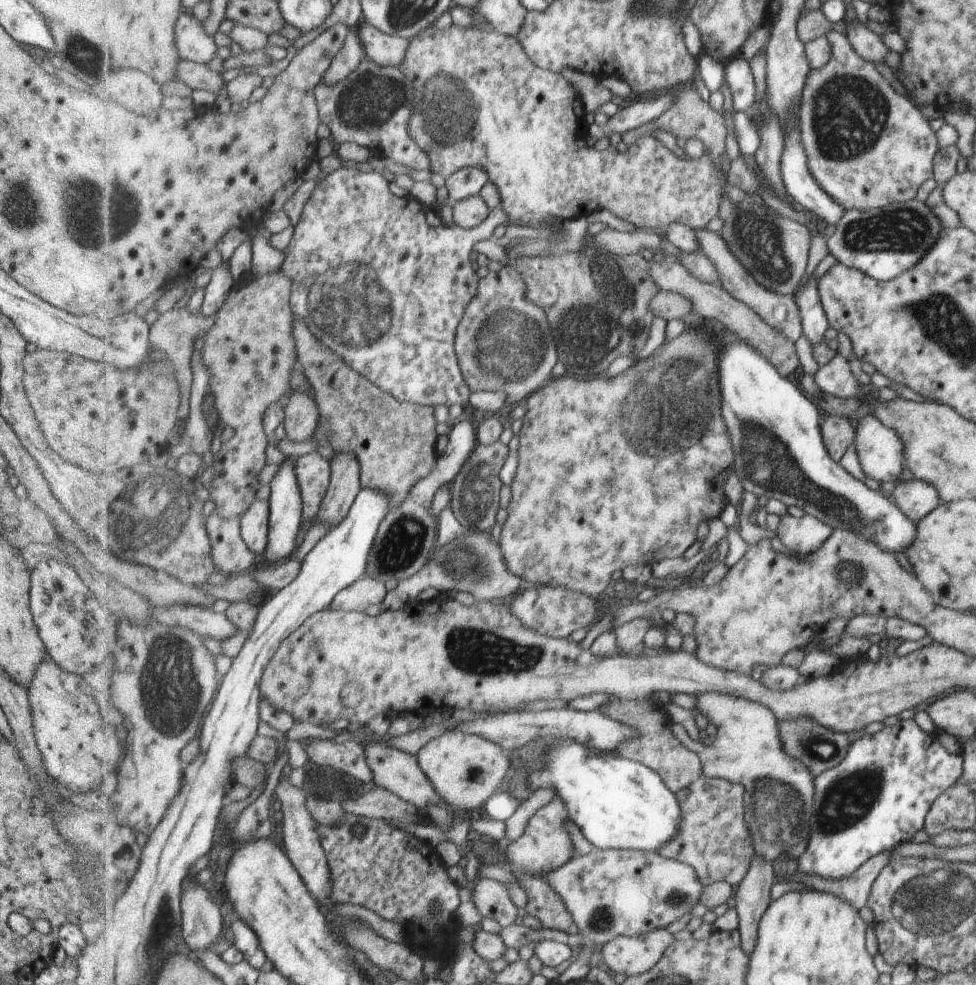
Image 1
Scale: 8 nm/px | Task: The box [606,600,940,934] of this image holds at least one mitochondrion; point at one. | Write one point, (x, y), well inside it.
(851, 797)

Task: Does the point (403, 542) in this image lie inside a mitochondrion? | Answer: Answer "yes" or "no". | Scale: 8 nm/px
yes

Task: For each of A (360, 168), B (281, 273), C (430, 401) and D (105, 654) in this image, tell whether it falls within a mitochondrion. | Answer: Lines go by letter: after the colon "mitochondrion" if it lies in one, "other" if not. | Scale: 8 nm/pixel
A: other
B: other
C: other
D: other

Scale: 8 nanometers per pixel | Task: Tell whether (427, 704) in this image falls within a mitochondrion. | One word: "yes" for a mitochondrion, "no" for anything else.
no

